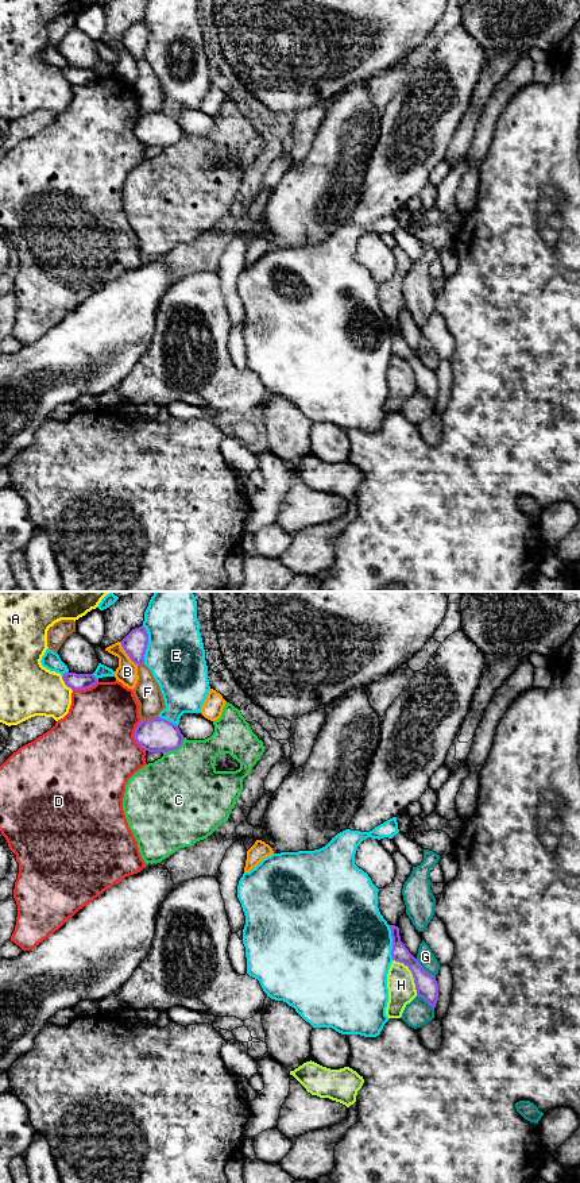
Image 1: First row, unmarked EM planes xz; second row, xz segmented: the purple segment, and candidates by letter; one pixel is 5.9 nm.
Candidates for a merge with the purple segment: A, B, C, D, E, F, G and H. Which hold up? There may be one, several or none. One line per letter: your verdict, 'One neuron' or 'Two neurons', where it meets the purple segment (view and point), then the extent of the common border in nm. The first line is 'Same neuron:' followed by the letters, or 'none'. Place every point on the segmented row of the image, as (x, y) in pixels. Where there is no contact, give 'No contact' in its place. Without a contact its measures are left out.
Same neuron: C
A: Two neurons. Touches purple at xz (65, 684). Shared border 120 nm
B: Two neurons. Touches purple at xz (126, 652). Shared border 180 nm
C: One neuron. Touches purple at xz (176, 748). Shared border 160 nm
D: Two neurons. Touches purple at xz (134, 736). Shared border 180 nm
E: Two neurons. Touches purple at xz (147, 644). Shared border 240 nm
F: Two neurons. Touches purple at xz (149, 720). Shared border 110 nm
G: Two neurons. Touches purple at xz (424, 970). Shared border 160 nm
H: Two neurons. Touches purple at xz (412, 973). Shared border 260 nm

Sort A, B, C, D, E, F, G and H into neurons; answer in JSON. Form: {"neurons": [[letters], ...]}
{"neurons": [["A", "H"], ["B"], ["C"], ["D"], ["E"], ["F"], ["G"]]}

